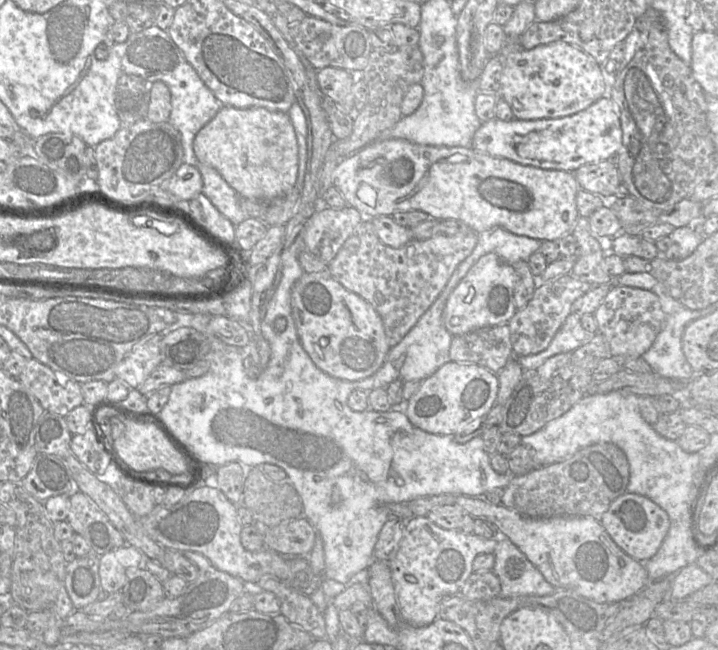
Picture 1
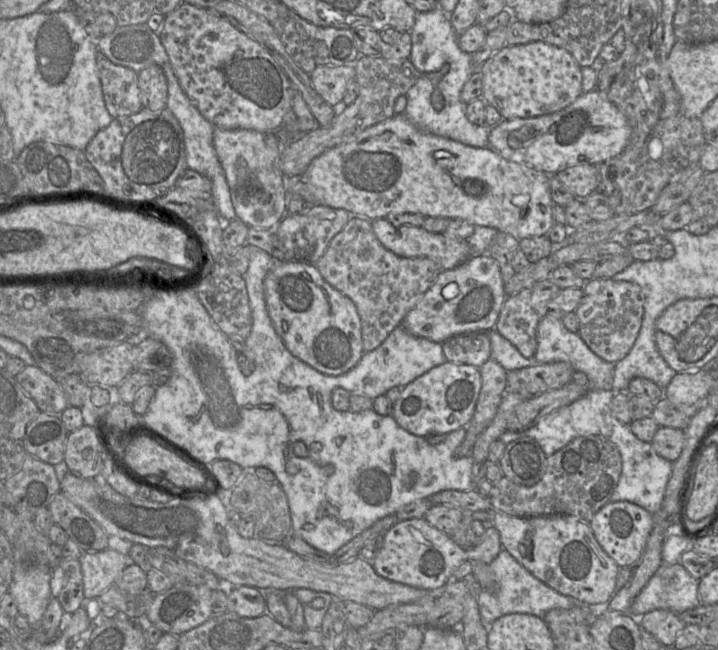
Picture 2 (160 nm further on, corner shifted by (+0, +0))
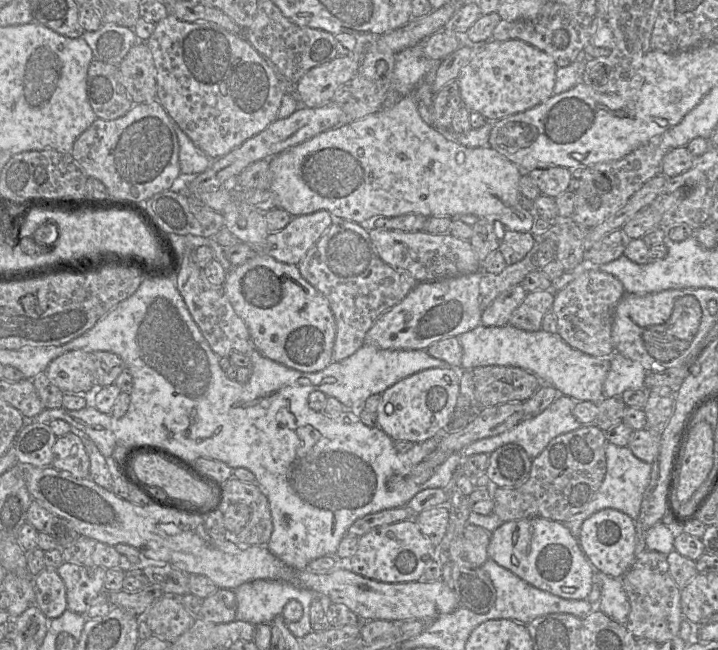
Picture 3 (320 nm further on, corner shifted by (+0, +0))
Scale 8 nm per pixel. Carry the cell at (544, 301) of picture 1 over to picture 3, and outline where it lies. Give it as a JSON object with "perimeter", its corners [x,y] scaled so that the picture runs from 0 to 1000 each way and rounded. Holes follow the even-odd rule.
{"perimeter":[[[719,438],[698,451],[671,478],[670,498],[674,502],[702,502],[708,498],[714,478],[730,463],[734,448]]]}

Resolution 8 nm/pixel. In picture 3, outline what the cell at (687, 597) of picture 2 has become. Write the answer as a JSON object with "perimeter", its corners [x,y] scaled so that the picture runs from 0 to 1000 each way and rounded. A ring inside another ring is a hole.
{"perimeter":[[[829,878],[826,897],[836,897],[837,903],[833,938],[869,960],[877,940],[877,931],[864,891]]]}

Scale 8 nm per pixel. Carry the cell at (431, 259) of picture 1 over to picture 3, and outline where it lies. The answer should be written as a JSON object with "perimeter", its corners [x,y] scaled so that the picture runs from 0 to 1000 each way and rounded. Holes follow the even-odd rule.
{"perimeter":[[[465,337],[414,411],[422,428],[457,462],[464,480],[468,520],[462,557],[474,557],[501,537],[522,494],[582,437],[570,418],[531,400],[513,352],[501,343],[478,337]]]}

